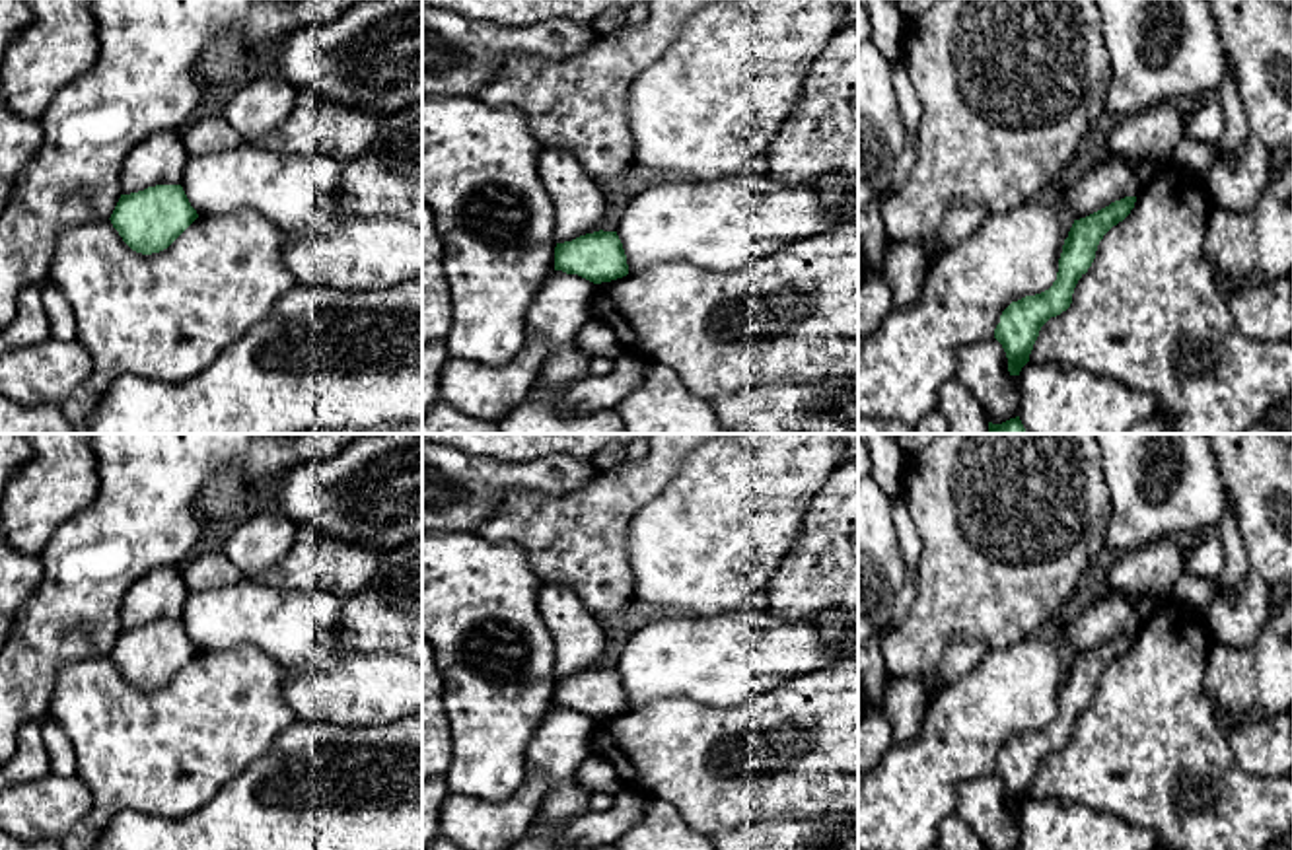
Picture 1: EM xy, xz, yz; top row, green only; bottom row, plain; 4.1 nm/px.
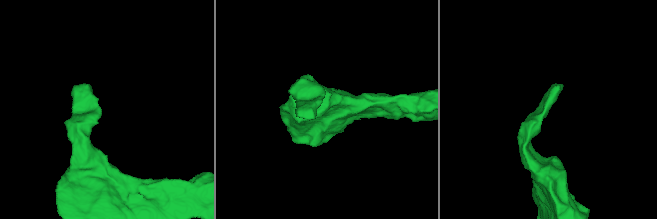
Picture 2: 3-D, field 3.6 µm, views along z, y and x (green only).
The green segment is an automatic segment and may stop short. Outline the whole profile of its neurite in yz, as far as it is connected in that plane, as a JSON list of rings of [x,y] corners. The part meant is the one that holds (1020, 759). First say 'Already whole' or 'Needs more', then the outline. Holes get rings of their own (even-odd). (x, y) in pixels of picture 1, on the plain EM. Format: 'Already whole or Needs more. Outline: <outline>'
Already whole. Outline: [[[1125,632],[1086,654],[1074,655],[1062,681],[1053,722],[1041,729],[1012,737],[1002,747],[994,774],[1006,788],[1010,811],[1020,811],[1029,797],[1041,762],[1070,743],[1074,724],[1092,702],[1099,677],[1130,650],[1134,638],[1136,632]]]

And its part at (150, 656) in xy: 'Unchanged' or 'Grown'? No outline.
Unchanged

